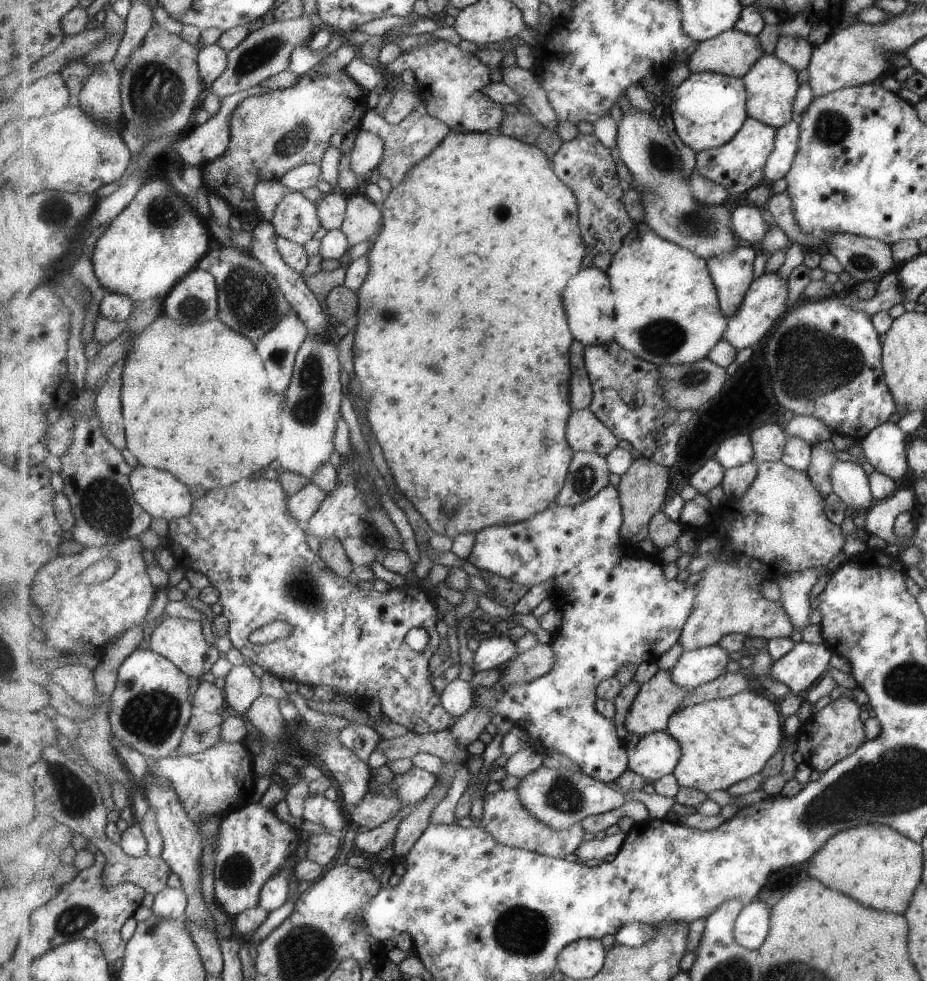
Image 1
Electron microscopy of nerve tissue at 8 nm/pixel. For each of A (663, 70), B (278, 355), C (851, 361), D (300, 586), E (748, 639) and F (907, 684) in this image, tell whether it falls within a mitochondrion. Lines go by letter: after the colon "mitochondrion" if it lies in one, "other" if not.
A: other
B: mitochondrion
C: mitochondrion
D: mitochondrion
E: other
F: mitochondrion

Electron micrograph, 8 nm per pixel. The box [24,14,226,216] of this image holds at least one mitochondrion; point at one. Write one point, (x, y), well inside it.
(156, 92)

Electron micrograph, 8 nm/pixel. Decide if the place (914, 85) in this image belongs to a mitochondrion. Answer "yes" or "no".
no

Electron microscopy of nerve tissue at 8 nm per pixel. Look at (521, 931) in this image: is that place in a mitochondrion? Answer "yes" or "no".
yes

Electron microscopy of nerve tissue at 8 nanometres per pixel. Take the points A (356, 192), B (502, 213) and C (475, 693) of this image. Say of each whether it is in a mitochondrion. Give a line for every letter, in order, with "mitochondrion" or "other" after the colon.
A: other
B: other
C: other

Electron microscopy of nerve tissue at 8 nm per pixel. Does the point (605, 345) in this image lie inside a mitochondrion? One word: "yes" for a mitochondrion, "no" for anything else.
no

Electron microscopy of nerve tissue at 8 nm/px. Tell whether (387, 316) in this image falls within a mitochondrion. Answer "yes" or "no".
yes

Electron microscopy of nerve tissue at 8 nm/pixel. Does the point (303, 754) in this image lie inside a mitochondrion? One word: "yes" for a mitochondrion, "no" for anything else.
no

